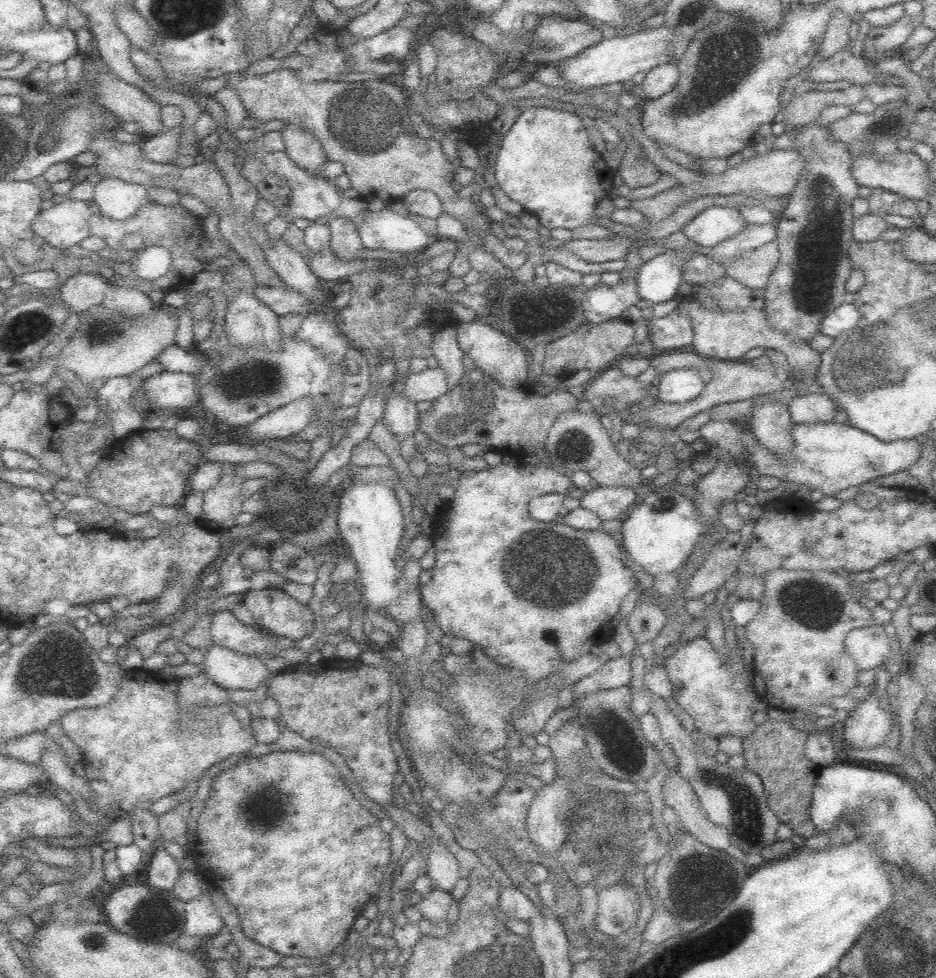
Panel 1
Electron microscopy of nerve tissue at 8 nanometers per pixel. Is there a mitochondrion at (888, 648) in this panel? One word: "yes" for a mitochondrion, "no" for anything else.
no

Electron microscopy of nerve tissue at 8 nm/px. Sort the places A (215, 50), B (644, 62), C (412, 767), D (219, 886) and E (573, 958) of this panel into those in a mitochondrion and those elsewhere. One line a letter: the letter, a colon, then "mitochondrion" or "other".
A: other
B: other
C: other
D: other
E: other

